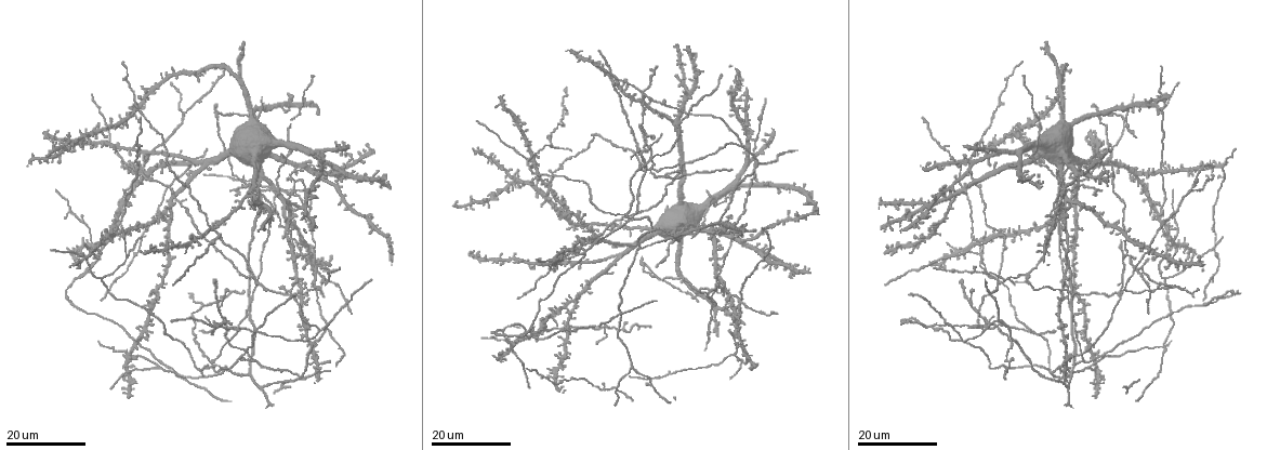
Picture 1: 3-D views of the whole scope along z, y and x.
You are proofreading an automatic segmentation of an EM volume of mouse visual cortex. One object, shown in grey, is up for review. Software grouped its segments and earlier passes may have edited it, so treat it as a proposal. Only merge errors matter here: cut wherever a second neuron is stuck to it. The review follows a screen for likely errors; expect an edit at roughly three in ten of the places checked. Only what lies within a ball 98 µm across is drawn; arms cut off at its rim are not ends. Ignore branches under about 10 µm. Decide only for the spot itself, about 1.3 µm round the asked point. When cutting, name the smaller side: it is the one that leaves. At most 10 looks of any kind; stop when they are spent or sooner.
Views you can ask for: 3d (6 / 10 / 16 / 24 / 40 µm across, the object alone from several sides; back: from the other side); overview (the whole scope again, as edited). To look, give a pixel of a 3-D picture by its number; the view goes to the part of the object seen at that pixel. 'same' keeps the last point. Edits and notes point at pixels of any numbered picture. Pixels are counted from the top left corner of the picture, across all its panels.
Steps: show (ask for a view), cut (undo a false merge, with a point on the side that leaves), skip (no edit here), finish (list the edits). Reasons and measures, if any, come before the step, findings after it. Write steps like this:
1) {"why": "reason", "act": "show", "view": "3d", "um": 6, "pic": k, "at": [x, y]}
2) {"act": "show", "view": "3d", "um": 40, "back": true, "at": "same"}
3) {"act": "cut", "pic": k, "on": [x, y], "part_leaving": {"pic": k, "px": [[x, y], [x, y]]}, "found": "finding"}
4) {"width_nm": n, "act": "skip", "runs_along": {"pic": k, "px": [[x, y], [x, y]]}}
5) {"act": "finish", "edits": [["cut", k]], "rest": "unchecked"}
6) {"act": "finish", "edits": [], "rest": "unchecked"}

{"why": "three-way junction", "act": "show", "view": "3d", "um": 24, "pic": 1, "at": [102, 277]}

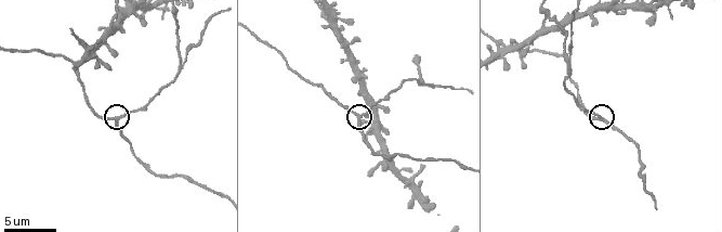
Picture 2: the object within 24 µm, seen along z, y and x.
{"act": "show", "view": "3d", "um": 10, "pic": 2, "at": [359, 115]}

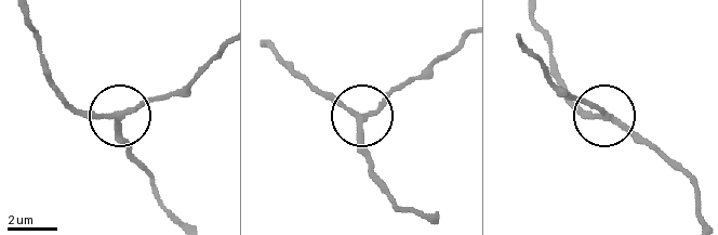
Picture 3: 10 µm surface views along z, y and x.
{"width_nm": 200, "act": "skip", "runs_along": {"pic": 3, "px": [[702, 218], [695, 186], [686, 174], [605, 113], [575, 113]]}, "found": "continuous, no second neuron"}

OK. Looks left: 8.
{"why": "three-way junction", "act": "show", "view": "3d", "um": 16, "pic": 1, "at": [983, 329]}

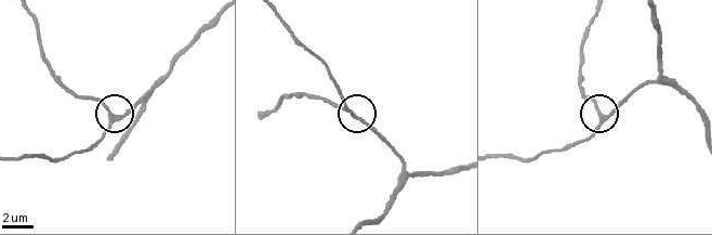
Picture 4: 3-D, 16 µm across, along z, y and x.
{"act": "show", "view": "3d", "um": 10, "pic": 4, "at": [355, 114]}

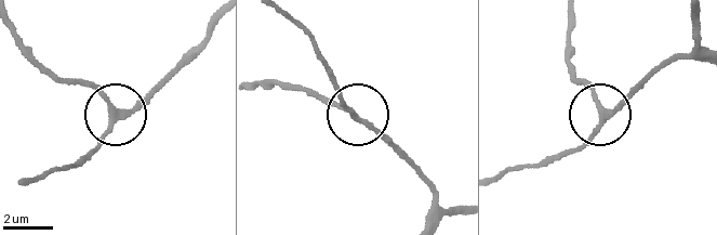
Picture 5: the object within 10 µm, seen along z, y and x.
{"arms": 3, "act": "skip", "runs_along": {"pic": 5, "px": [[433, 214], [427, 183], [335, 87]]}, "found": "one neuron here"}

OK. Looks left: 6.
{"why": "three arms meet", "act": "show", "view": "3d", "um": 16, "pic": 1, "at": [998, 321]}

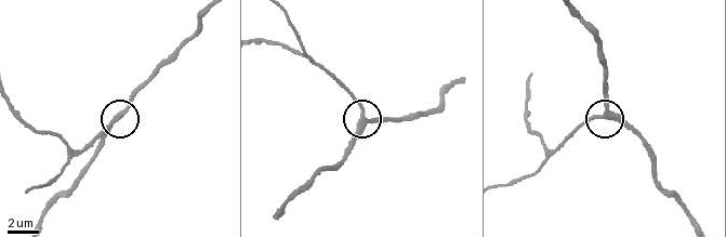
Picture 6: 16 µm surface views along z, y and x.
{"act": "show", "view": "3d", "um": 6, "pic": 6, "at": [123, 114]}

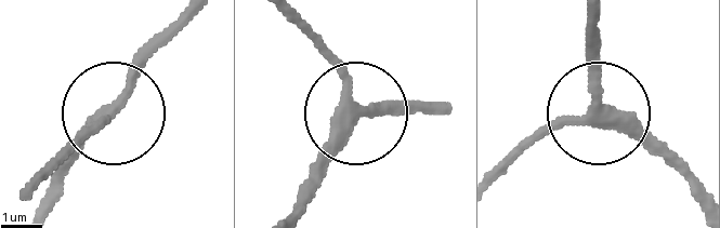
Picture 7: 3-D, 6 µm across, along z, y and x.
{"side_arm_um": 16, "act": "skip", "runs_along": {"pic": 7, "px": [[701, 202], [604, 109], [601, 16]]}, "found": "continuous, no second neuron"}

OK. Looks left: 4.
{"why": "four arms meet", "act": "show", "view": "3d", "um": 16, "pic": 1, "at": [1134, 269]}

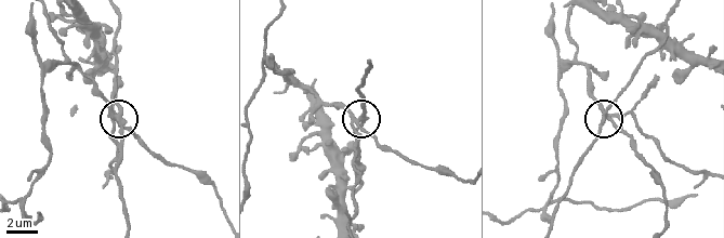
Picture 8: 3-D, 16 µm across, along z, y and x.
{"why": "closer look", "act": "show", "view": "3d", "um": 10, "pic": 8, "at": [110, 113]}

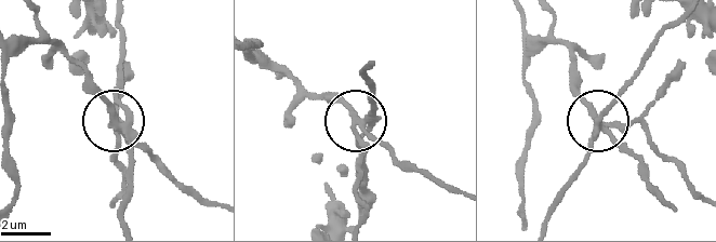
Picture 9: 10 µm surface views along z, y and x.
{"arms": 4, "act": "cut", "pic": 9, "on": [356, 161], "part_leaving": {"pic": 9, "px": [[599, 126], [572, 54], [552, 29], [554, 17]]}, "found": "a second neuron is stuck on"}

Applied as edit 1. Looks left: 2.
{"act": "finish", "edits": [["cut", 9]], "rest": "unchecked"}

